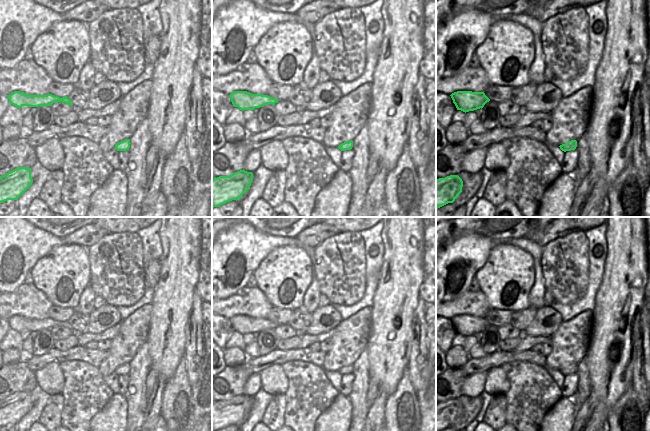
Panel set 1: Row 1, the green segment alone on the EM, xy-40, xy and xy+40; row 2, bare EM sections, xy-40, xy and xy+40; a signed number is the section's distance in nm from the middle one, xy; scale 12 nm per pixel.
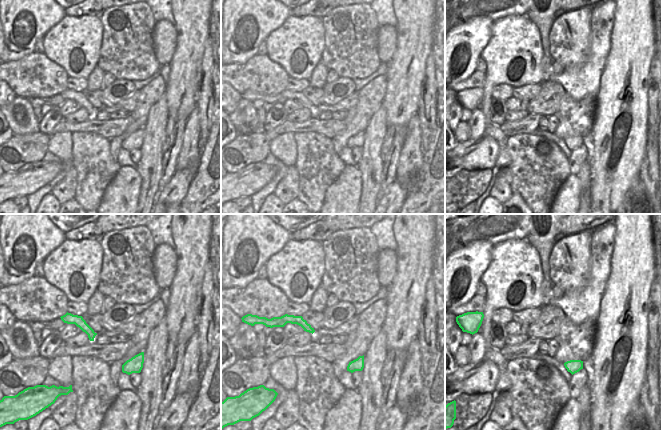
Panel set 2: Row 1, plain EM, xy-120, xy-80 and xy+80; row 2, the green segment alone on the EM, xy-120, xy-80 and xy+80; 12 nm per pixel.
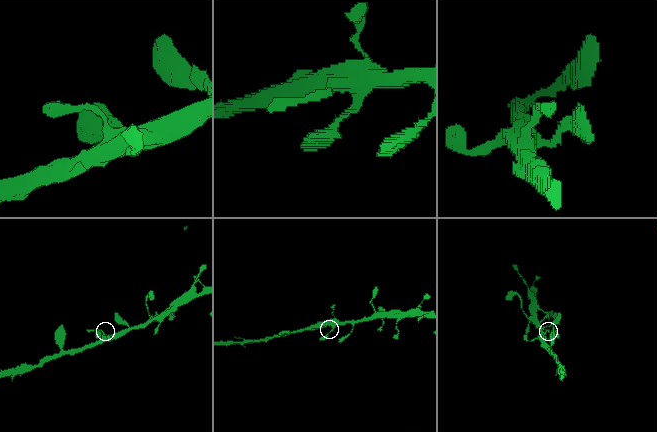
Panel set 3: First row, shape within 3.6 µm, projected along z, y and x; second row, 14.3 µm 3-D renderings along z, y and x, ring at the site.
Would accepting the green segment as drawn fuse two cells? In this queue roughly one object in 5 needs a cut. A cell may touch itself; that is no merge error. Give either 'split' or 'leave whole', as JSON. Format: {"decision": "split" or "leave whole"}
{"decision": "leave whole"}

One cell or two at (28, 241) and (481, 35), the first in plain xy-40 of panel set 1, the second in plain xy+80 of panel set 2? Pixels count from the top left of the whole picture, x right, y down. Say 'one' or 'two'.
one

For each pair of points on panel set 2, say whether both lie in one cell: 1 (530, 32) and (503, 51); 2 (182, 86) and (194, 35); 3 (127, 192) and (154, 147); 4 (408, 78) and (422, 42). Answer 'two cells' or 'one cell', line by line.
1: one cell
2: one cell
3: two cells
4: one cell

